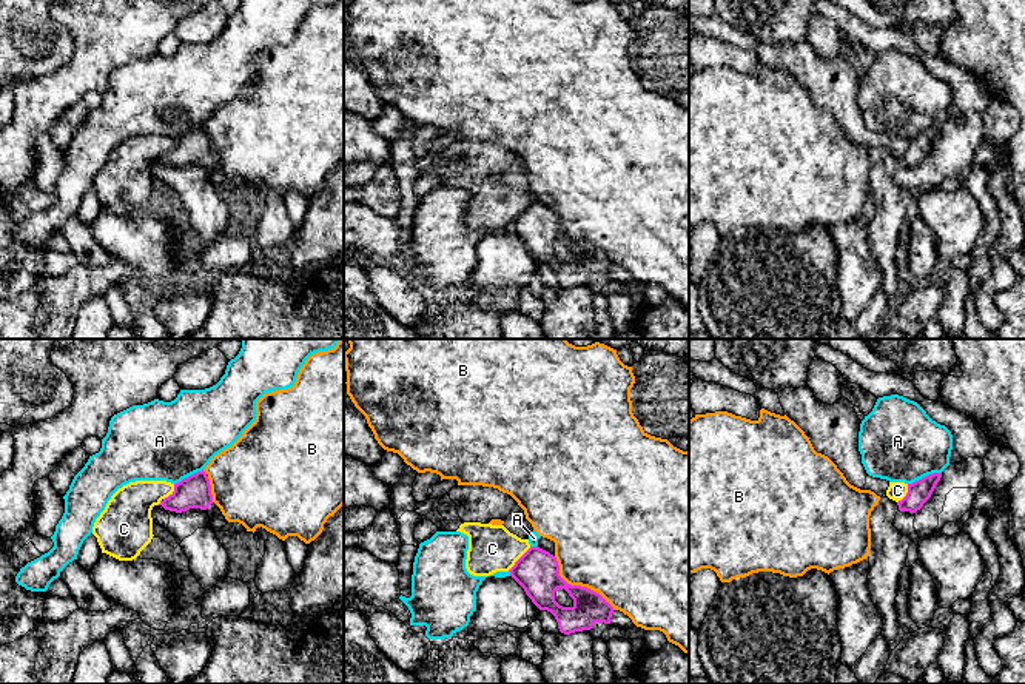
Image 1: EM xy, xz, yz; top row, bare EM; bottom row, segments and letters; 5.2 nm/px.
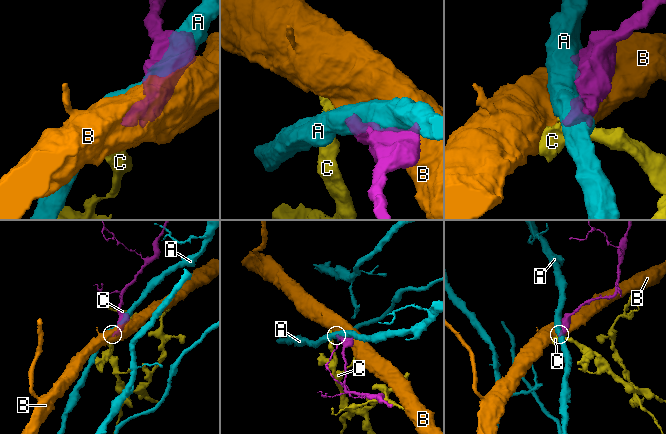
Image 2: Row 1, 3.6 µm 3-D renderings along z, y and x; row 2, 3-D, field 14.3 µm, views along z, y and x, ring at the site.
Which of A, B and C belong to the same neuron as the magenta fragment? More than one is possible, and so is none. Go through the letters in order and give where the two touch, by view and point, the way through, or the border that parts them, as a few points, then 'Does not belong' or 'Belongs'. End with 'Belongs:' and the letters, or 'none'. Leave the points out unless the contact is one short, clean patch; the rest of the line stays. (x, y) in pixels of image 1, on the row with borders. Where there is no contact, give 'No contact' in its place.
A: Touches magenta at yz (925, 476). Does not belong
B: Touches magenta at xz (578, 586). Does not belong
C: Touches magenta at xz (518, 559). Boundary: xz (530, 547), (507, 570). Does not belong
Belongs: none

